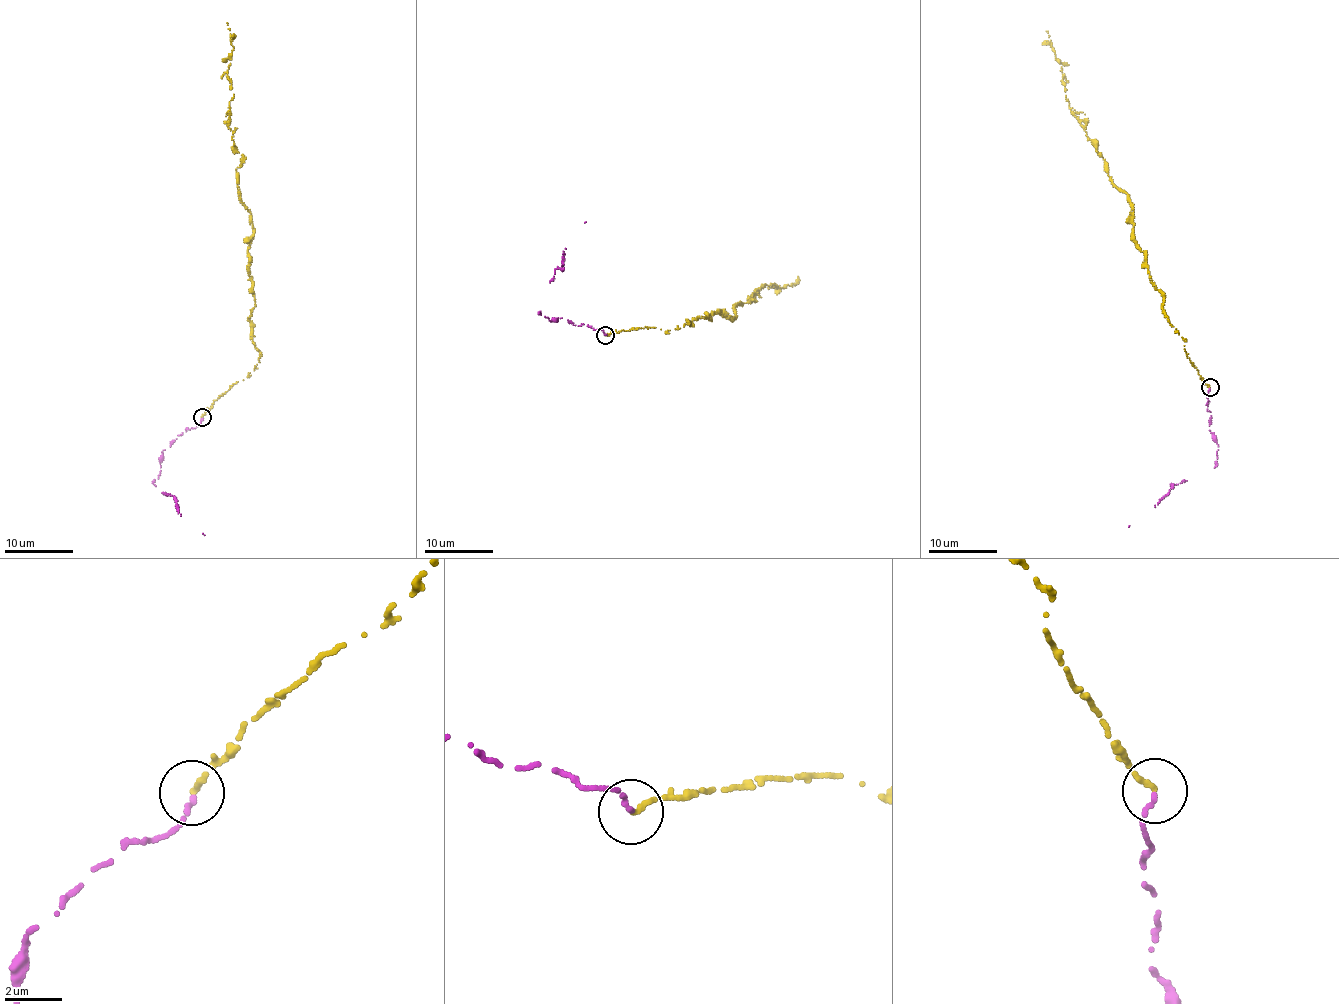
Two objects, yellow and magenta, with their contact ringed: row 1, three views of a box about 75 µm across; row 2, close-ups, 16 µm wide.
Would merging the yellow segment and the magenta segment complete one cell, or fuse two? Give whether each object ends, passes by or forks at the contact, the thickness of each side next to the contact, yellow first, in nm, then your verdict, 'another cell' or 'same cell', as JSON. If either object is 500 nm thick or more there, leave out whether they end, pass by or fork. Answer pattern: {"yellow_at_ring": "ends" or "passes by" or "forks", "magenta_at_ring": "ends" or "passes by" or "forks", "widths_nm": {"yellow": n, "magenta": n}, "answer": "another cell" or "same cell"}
{"yellow_at_ring": "ends", "magenta_at_ring": "ends", "widths_nm": {"yellow": 220, "magenta": 190}, "answer": "same cell"}

